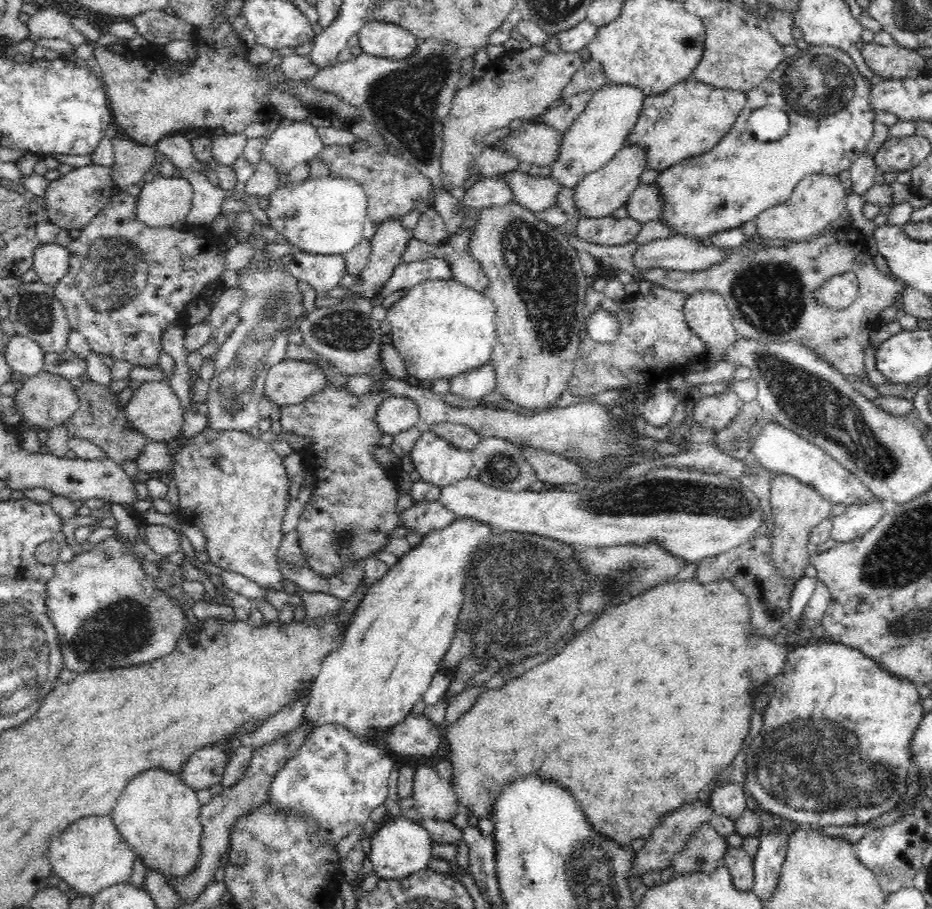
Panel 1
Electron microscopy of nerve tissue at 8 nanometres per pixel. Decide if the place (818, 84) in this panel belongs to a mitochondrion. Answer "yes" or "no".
yes

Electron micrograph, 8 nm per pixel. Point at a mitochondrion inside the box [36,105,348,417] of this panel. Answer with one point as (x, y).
(110, 273)

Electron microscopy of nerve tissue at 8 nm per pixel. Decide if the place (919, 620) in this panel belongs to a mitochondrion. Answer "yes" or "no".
yes

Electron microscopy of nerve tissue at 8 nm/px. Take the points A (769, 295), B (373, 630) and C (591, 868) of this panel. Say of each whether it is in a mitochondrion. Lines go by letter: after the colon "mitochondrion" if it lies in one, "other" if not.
A: mitochondrion
B: other
C: mitochondrion

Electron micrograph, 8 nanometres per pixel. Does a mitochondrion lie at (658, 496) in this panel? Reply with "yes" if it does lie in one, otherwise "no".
yes

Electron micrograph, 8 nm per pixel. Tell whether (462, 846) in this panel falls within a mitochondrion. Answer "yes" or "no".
no

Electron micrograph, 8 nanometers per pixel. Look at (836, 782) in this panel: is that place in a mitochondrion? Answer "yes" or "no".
yes

